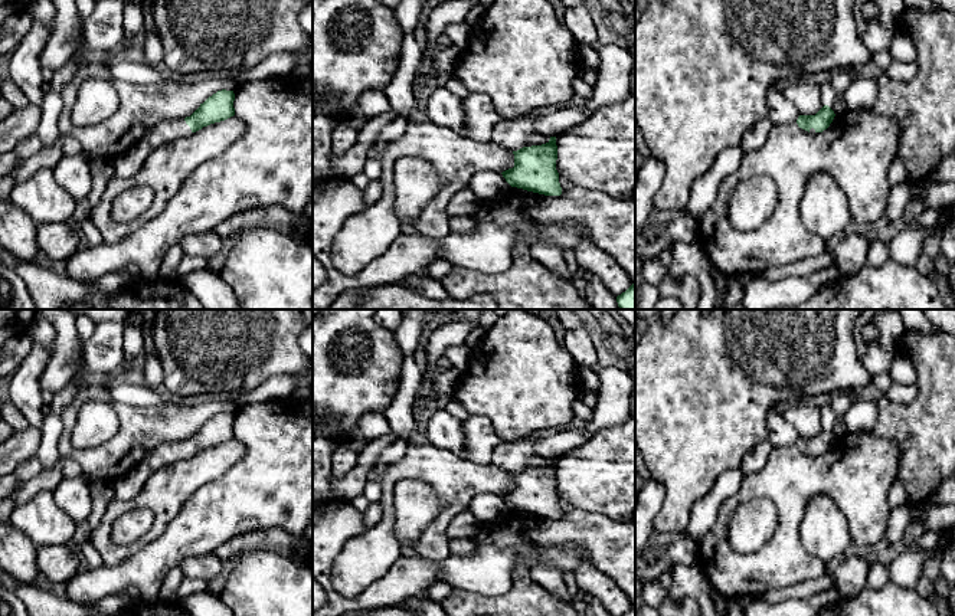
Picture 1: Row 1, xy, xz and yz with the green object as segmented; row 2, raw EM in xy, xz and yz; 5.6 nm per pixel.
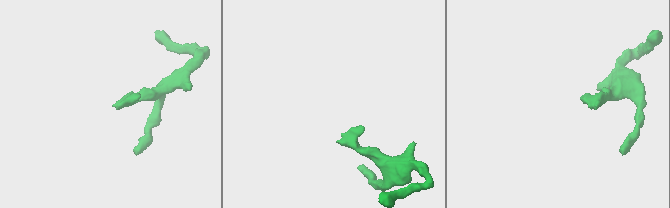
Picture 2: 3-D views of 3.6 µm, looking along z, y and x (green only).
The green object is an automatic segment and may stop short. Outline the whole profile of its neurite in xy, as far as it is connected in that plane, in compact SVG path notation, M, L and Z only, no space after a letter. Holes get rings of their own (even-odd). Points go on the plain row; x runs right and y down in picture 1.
M222 412L200 426L190 439L154 448L137 466L114 482L115 498L131 499L141 491L144 482L156 469L233 439L233 423L233 413Z

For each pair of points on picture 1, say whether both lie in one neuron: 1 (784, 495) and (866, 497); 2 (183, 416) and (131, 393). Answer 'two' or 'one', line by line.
1: one
2: two

